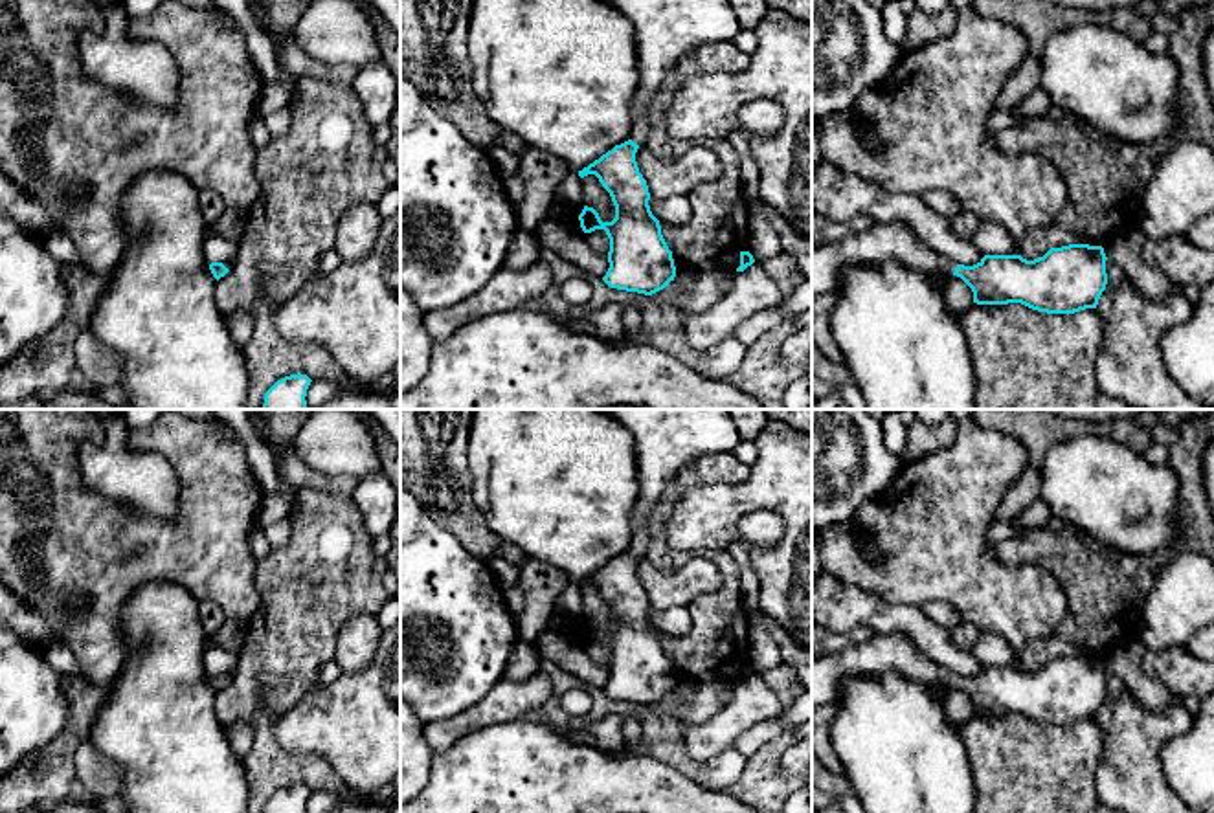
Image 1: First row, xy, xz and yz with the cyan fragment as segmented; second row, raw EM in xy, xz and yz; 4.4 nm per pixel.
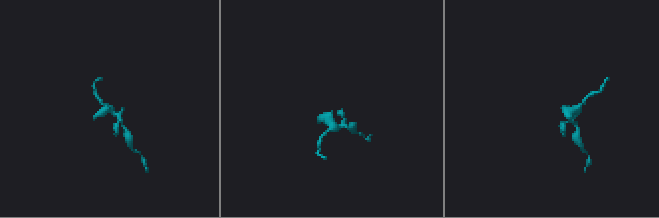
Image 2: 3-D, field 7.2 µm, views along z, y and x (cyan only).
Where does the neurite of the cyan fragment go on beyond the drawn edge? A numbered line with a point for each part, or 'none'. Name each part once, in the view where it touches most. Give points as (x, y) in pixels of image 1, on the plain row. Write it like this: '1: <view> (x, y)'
1: xz (665, 441)

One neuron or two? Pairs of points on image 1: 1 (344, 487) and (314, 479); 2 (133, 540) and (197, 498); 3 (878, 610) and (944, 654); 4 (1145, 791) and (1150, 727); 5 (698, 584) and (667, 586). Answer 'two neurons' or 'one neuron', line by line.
1: one neuron
2: one neuron
3: one neuron
4: one neuron
5: one neuron

